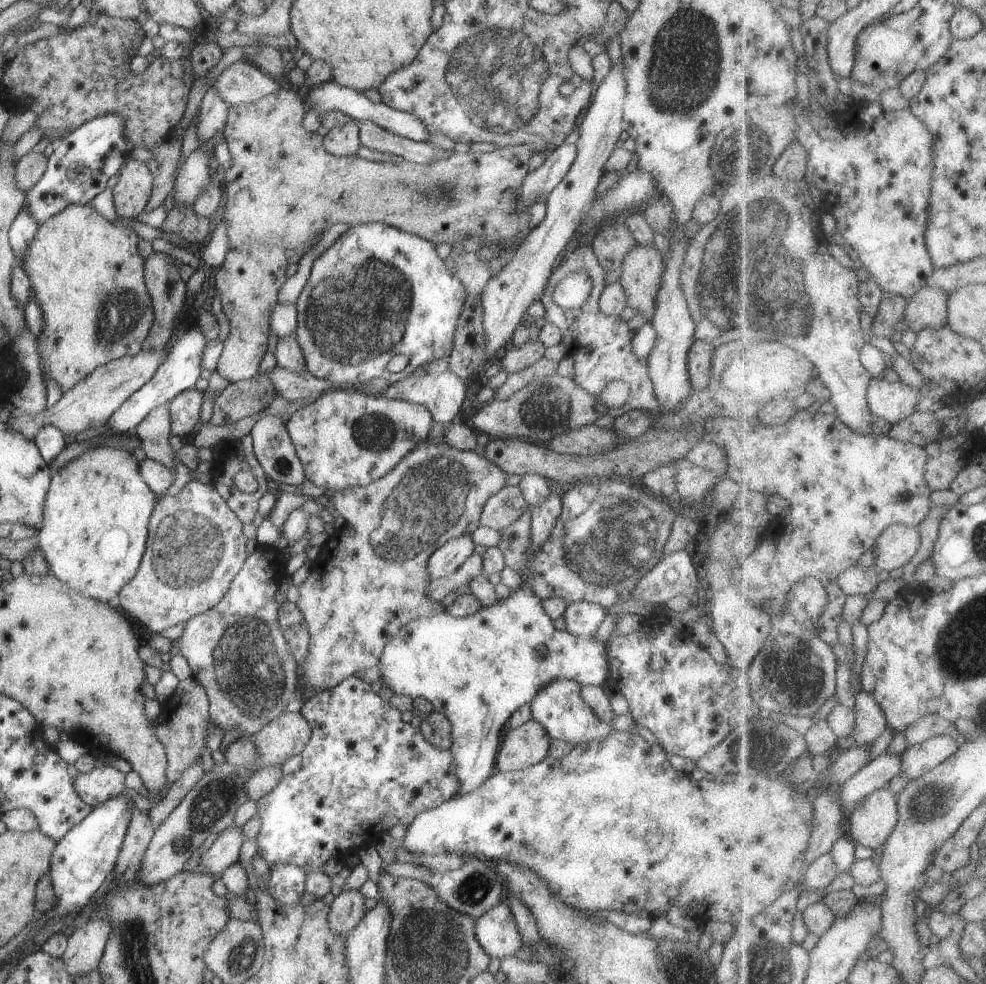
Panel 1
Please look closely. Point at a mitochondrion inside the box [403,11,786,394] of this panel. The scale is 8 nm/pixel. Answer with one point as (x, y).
(499, 76)

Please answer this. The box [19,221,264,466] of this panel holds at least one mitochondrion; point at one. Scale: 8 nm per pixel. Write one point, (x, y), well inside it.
(119, 314)

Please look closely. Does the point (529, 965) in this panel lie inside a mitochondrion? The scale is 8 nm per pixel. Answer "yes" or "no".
no

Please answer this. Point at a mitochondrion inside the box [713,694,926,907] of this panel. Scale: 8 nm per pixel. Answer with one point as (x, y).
(767, 742)

